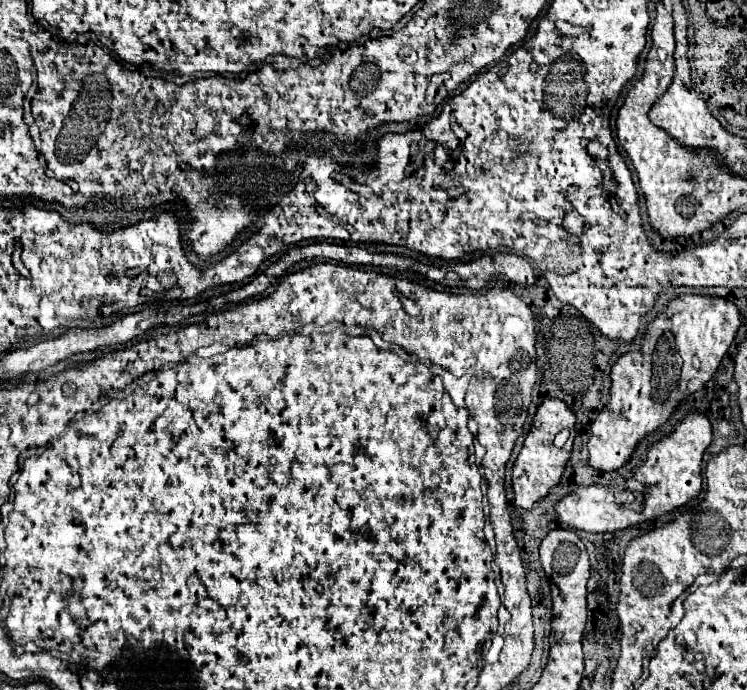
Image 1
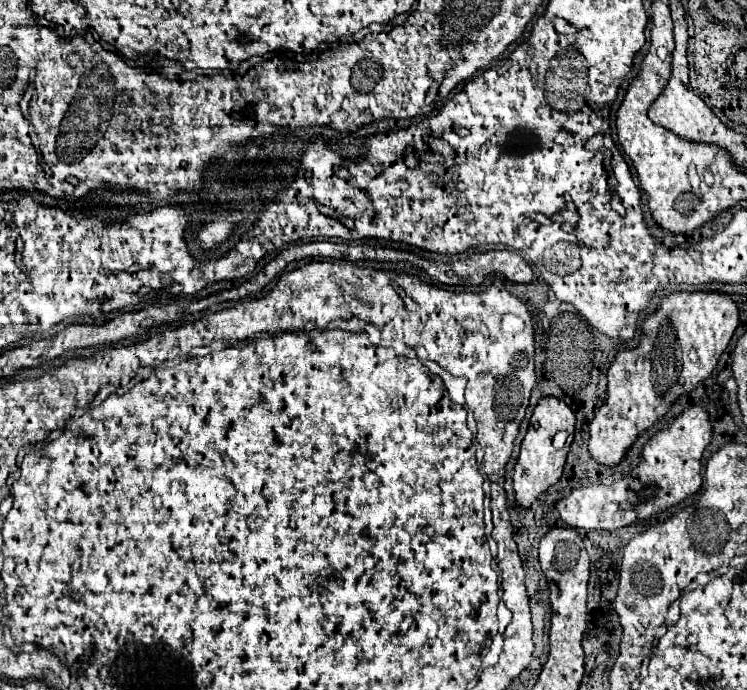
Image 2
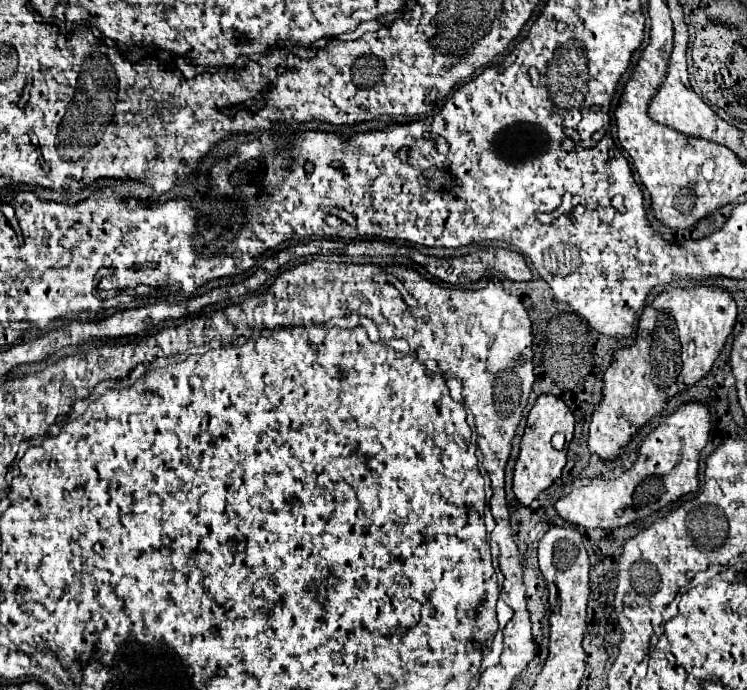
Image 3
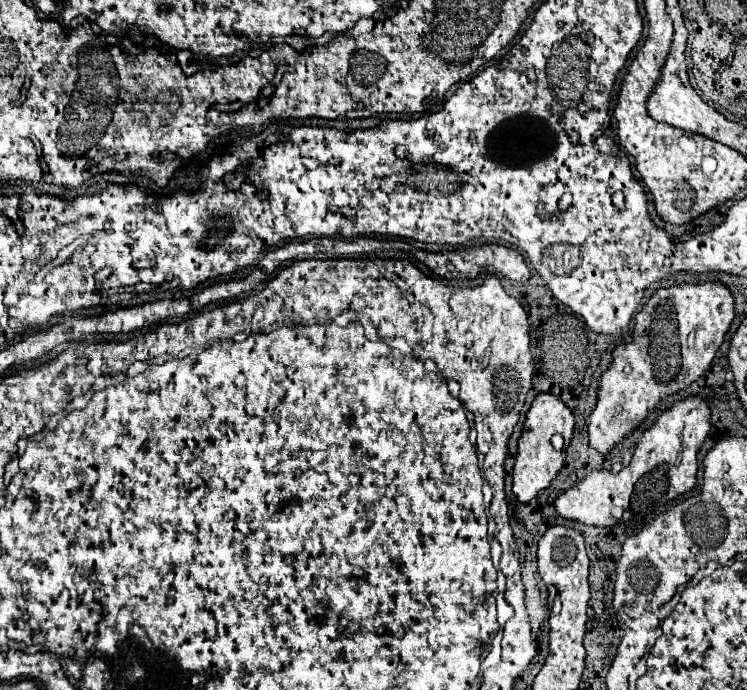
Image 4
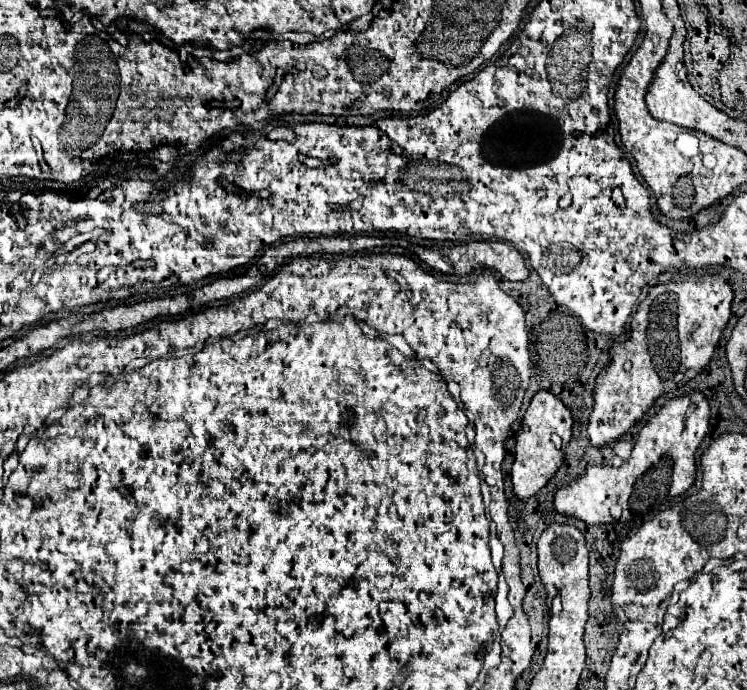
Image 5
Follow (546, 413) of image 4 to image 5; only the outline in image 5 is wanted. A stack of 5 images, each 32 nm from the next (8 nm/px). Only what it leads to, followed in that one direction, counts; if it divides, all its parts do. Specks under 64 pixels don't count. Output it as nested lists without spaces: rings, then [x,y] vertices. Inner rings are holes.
[[[540,390],[522,420],[522,428],[518,432],[516,438],[516,460],[512,466],[512,482],[514,482],[514,494],[520,500],[528,500],[530,496],[534,496],[540,488],[544,488],[548,484],[548,480],[556,474],[556,470],[560,468],[562,460],[564,460],[564,450],[554,448],[550,436],[552,434],[560,434],[564,442],[570,442],[572,438],[572,414],[570,410],[562,404],[562,400],[558,400],[554,394]]]

